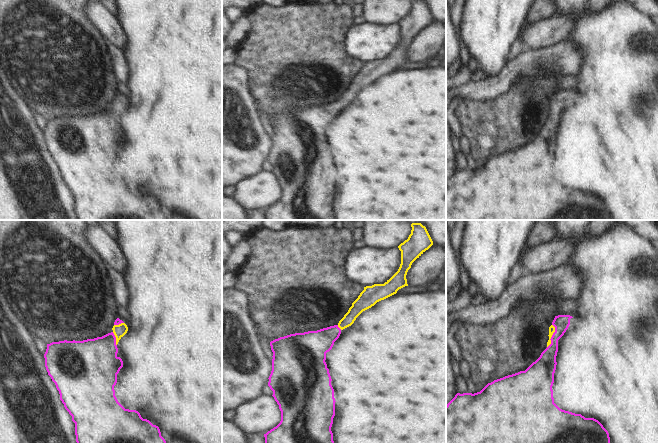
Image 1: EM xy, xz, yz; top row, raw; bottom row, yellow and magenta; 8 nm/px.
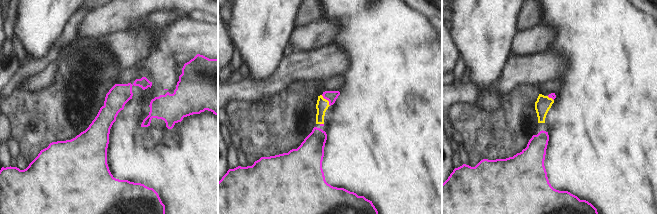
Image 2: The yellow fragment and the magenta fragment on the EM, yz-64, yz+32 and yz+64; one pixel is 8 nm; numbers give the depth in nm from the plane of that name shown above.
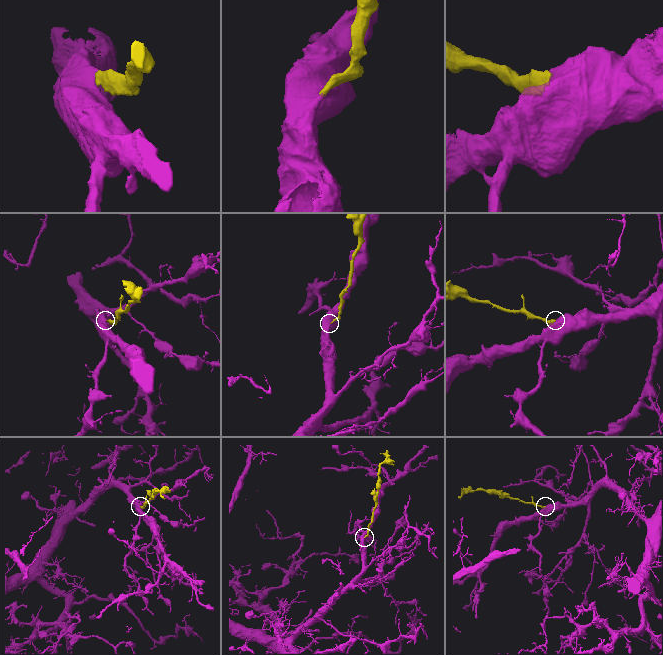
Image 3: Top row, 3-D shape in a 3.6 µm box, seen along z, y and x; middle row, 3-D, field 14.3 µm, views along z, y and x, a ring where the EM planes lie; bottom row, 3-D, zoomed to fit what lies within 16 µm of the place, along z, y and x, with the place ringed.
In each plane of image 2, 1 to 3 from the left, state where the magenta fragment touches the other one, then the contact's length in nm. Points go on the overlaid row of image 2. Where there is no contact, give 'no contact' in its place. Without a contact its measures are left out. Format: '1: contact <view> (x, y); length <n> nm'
1: no contact
2: contact yz+32 (327, 100); length 120 nm
3: contact yz+64 (550, 98); length 70 nm

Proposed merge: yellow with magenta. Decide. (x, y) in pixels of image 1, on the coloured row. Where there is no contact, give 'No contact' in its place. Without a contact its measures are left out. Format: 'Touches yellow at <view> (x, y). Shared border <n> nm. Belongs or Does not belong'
Touches yellow at yz (551, 336). Shared border 200 nm. Belongs.

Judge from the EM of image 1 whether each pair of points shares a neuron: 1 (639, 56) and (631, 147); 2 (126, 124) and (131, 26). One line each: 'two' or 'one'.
1: one
2: one

